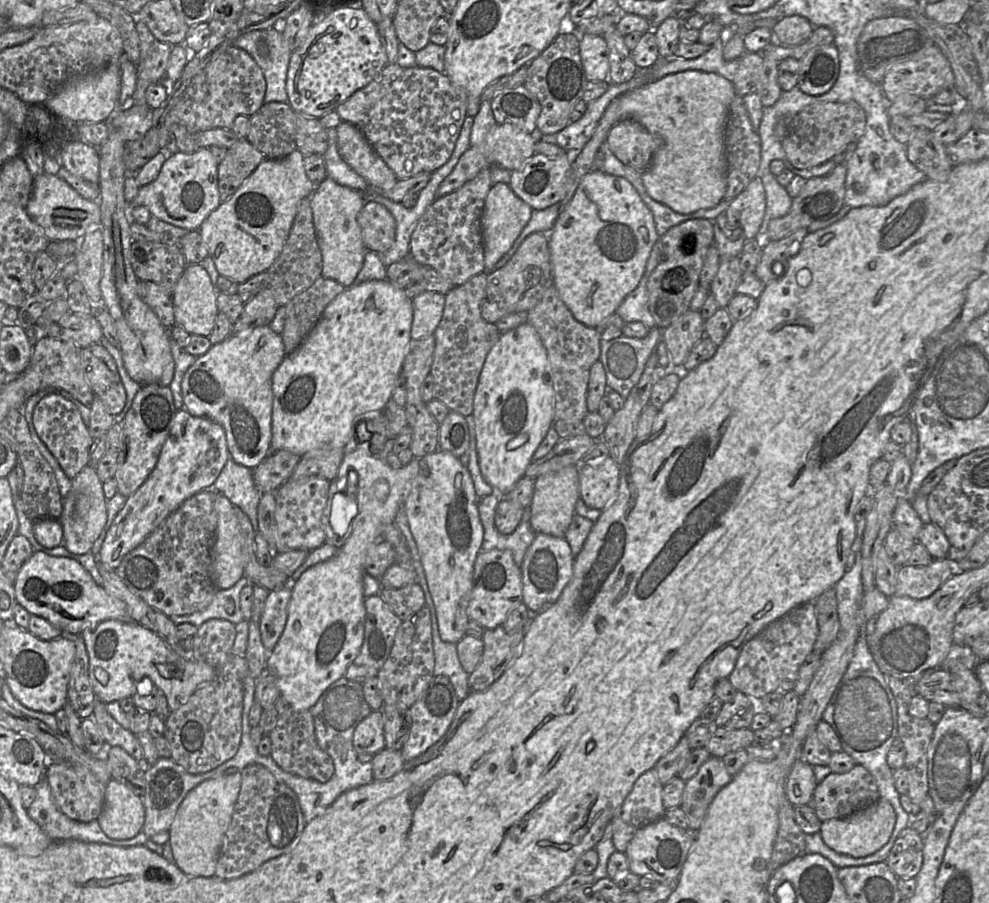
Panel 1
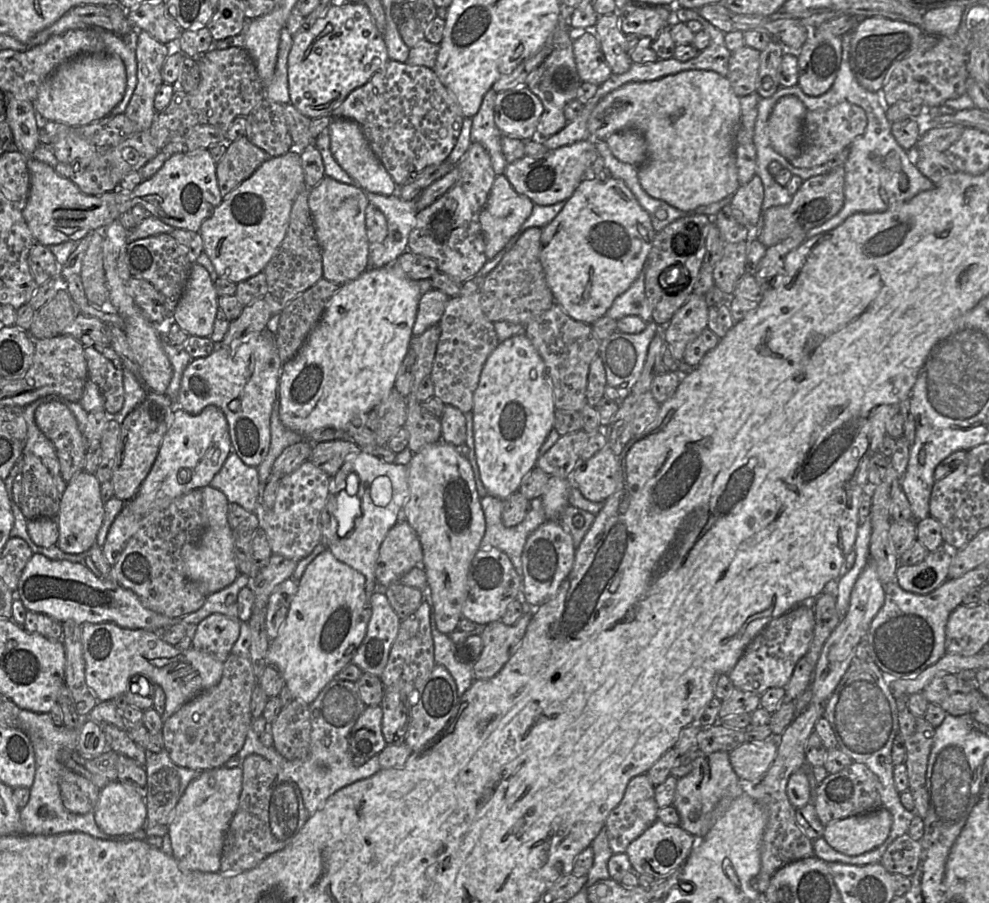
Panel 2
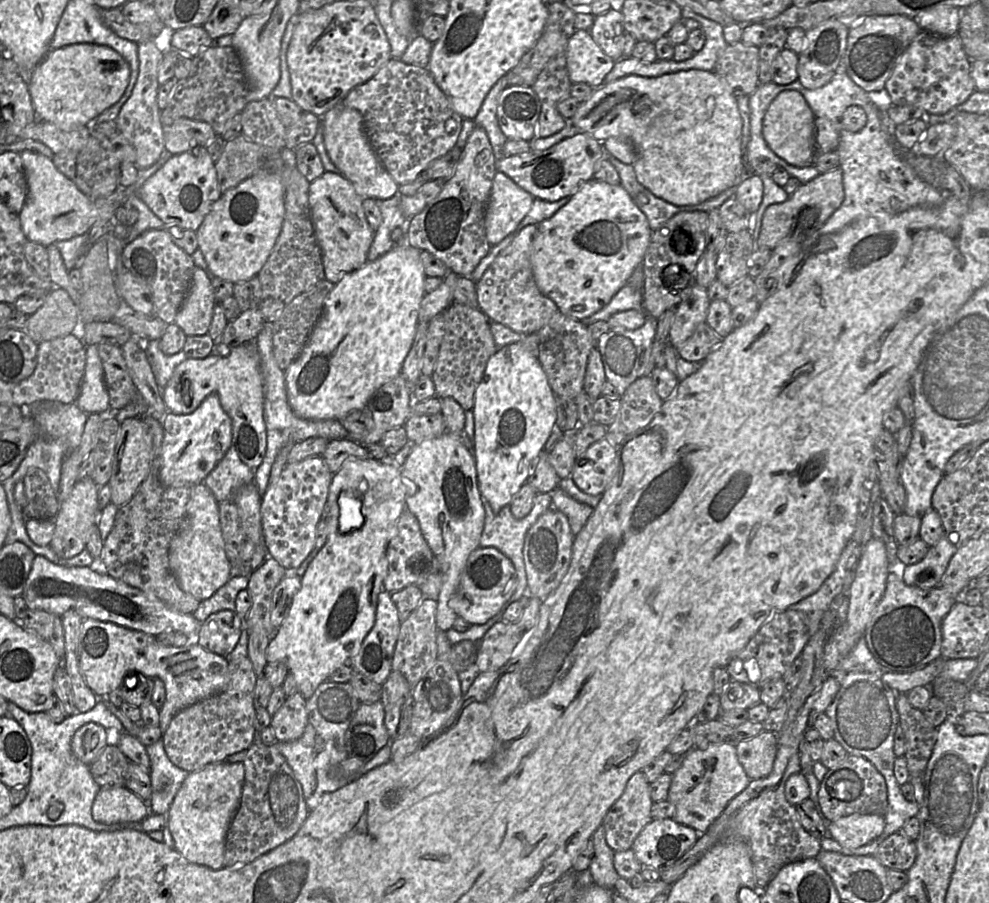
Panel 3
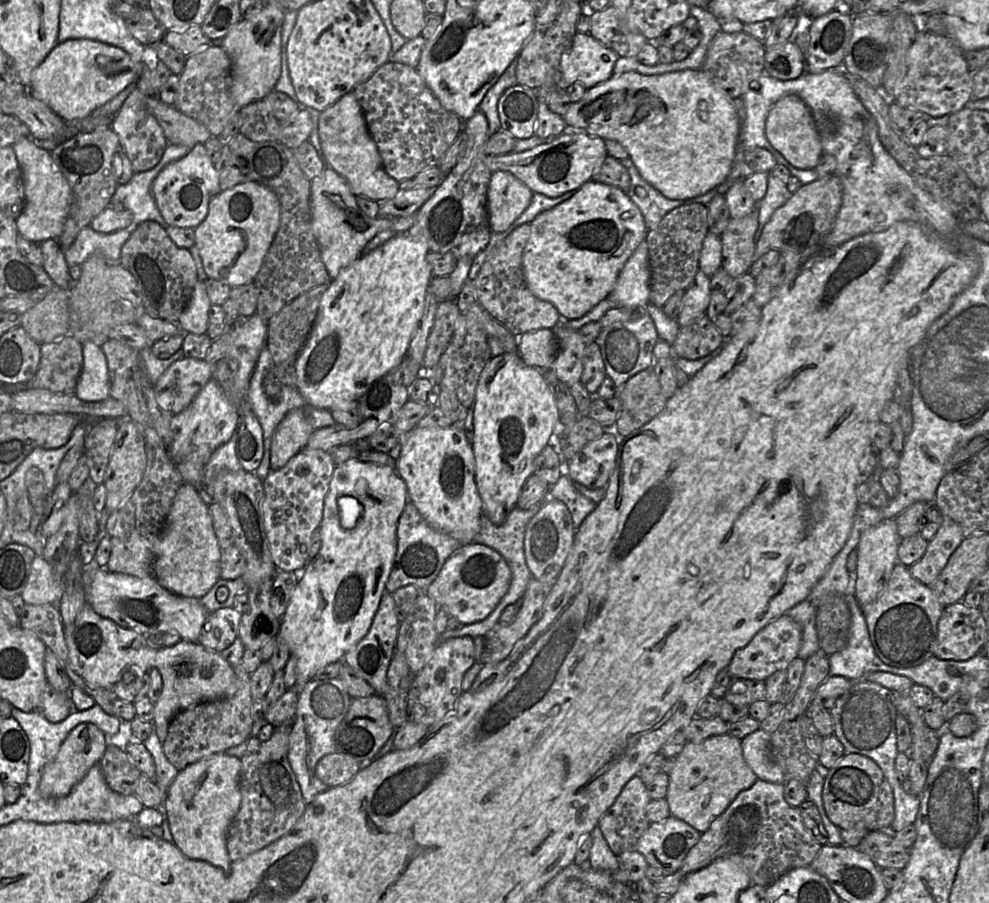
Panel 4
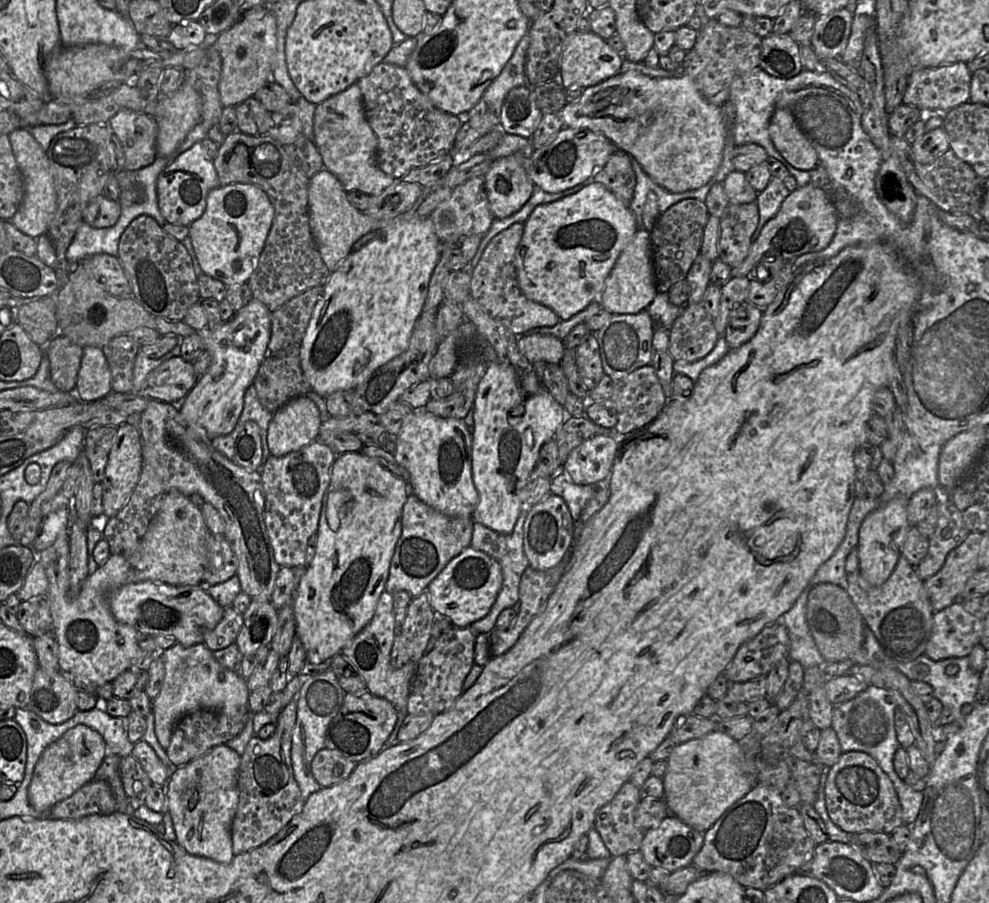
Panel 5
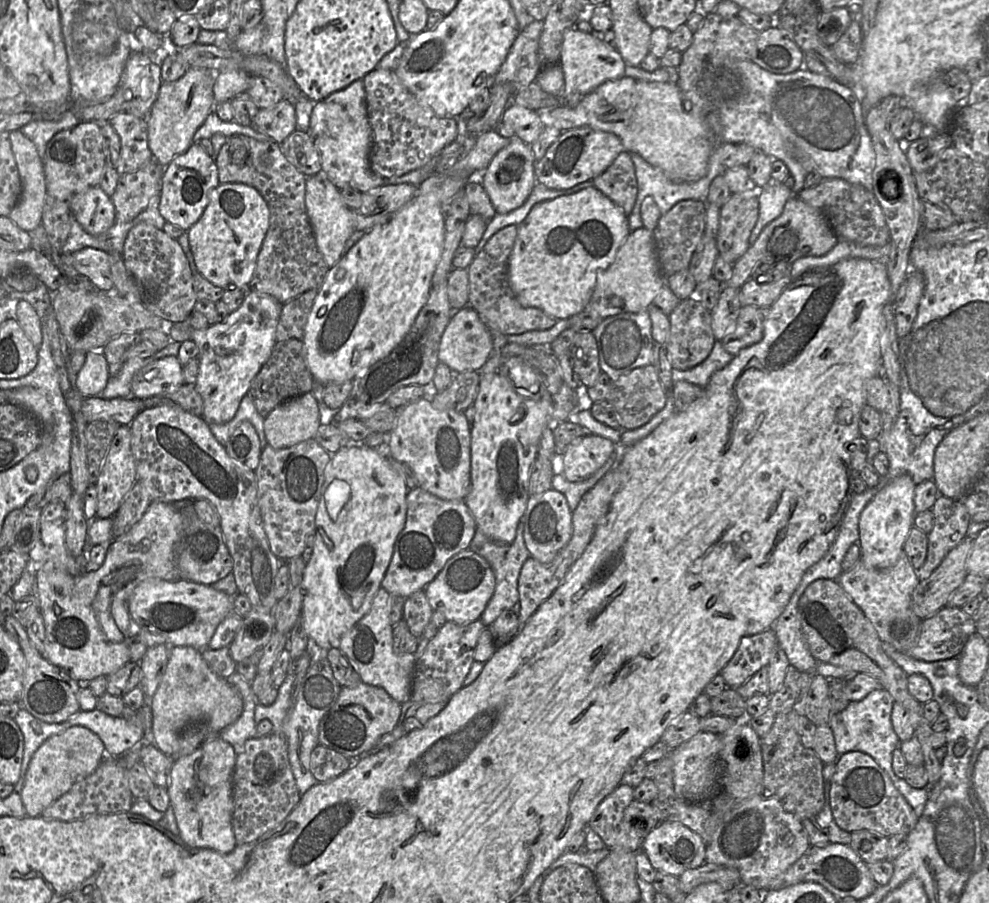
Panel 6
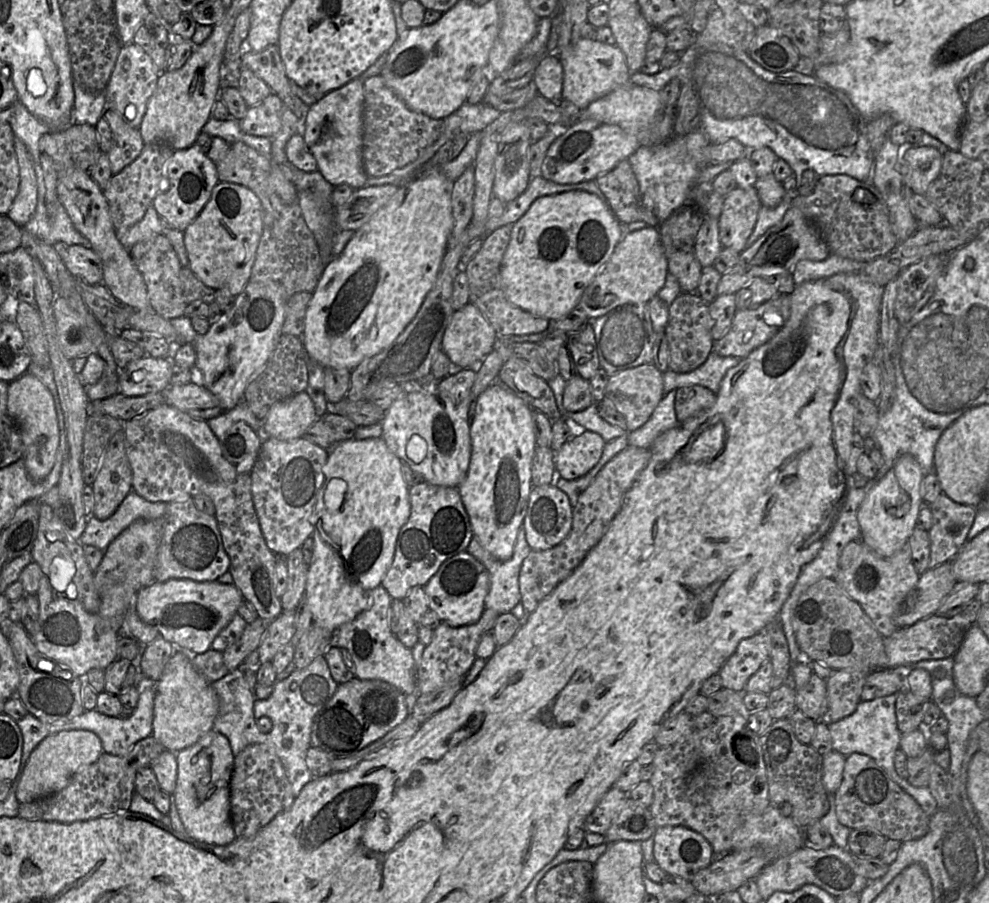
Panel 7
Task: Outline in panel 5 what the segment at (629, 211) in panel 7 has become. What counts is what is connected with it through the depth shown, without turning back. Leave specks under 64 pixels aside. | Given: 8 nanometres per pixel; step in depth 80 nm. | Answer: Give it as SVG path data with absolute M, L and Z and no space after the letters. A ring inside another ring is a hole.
M616 150L606 164L593 174L592 181L604 185L619 200L629 206L636 184L630 155L623 150Z

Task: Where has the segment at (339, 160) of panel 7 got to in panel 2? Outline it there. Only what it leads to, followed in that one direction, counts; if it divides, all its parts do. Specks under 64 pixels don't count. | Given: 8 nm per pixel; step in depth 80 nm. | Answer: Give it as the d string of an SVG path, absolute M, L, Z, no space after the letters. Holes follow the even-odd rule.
M333 117L329 126L330 150L340 167L366 193L376 193L385 196L397 194L399 187L376 157L367 142L361 127L353 120Z

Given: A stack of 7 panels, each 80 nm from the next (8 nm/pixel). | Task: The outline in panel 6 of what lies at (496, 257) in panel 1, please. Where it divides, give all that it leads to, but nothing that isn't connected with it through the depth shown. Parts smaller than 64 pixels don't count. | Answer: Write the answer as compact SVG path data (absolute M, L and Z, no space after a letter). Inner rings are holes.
M516 135L494 156L483 172L482 185L497 213L507 214L524 204L536 184L534 164L531 145Z

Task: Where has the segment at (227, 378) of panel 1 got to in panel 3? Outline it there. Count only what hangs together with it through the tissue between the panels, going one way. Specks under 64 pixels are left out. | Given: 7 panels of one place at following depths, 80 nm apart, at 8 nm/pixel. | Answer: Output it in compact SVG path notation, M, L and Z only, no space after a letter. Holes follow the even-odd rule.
M256 341L243 343L227 356L211 354L204 359L187 358L180 363L162 389L162 398L168 411L191 414L211 393L219 396L223 410L232 422L232 445L241 461L252 470L263 462L267 449L264 421L264 383Z

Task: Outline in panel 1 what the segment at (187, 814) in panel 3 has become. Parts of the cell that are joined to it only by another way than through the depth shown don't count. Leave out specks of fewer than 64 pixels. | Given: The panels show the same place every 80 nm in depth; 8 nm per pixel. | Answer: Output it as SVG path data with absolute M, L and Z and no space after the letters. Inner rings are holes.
M241 771L223 774L200 783L180 804L168 832L175 864L183 873L206 878L215 875L223 838L231 823L241 785Z

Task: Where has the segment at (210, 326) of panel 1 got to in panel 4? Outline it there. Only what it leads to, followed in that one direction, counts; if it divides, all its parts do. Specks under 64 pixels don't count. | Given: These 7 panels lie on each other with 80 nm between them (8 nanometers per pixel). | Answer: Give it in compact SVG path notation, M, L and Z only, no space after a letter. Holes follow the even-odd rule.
M203 280L195 284L191 298L179 317L177 324L185 333L204 334L208 329L208 313L211 302Z

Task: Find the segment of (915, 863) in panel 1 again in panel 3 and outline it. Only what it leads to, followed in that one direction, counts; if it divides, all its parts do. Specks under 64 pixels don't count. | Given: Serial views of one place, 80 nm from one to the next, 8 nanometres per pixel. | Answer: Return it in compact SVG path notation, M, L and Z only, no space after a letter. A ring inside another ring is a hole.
M899 831L883 840L873 856L887 869L907 872L915 862L917 848L915 841Z

